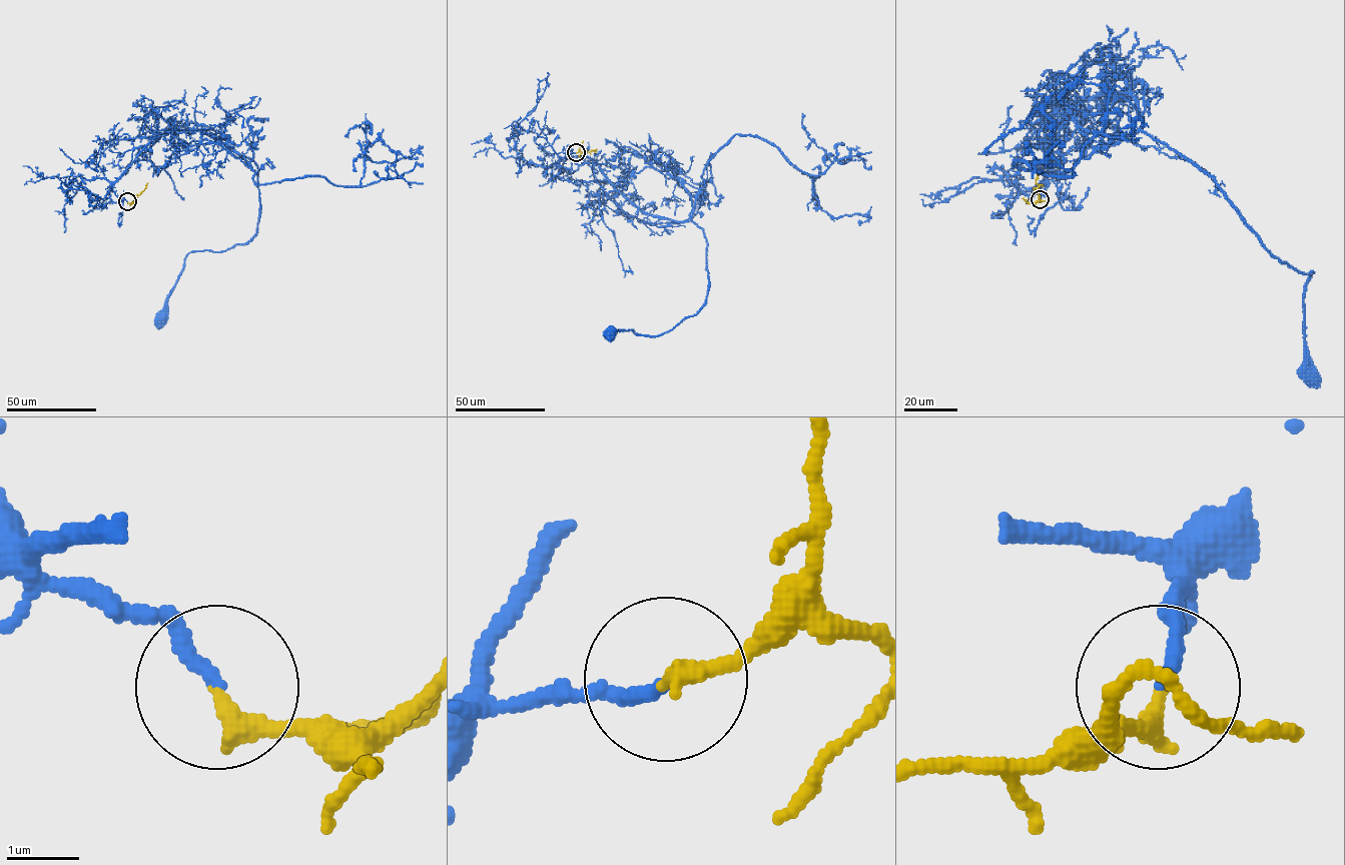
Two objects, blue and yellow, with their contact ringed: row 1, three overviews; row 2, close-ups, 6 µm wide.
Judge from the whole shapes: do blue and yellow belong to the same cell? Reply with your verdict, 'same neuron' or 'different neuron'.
same neuron

